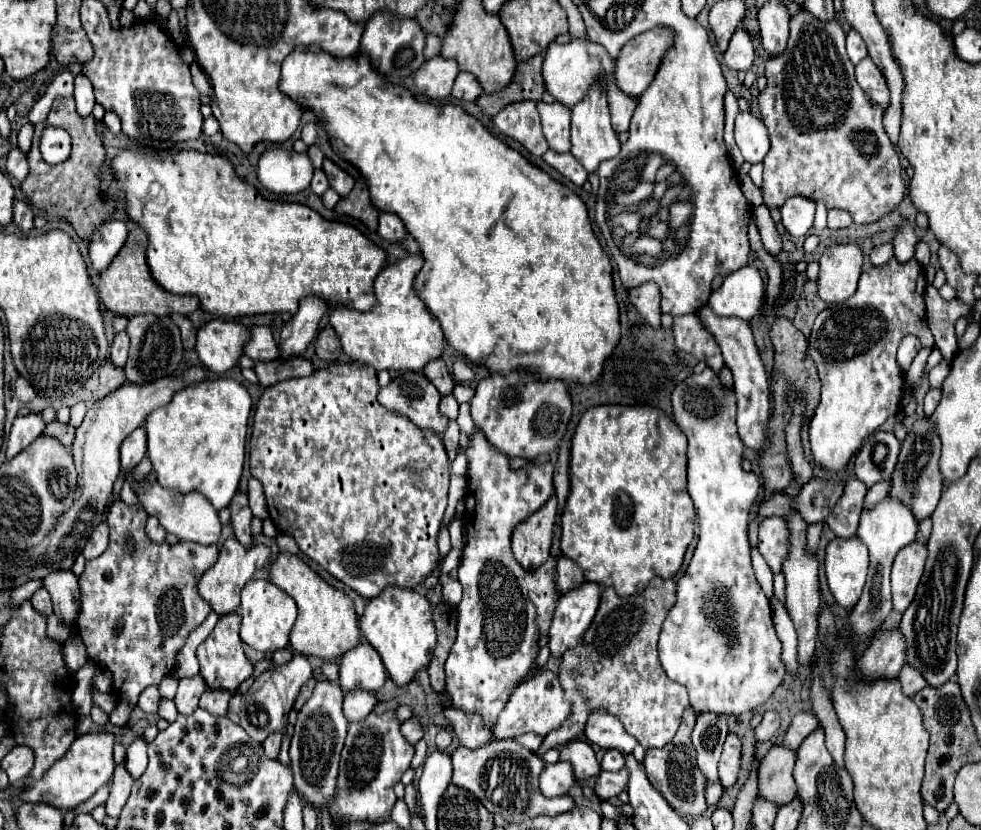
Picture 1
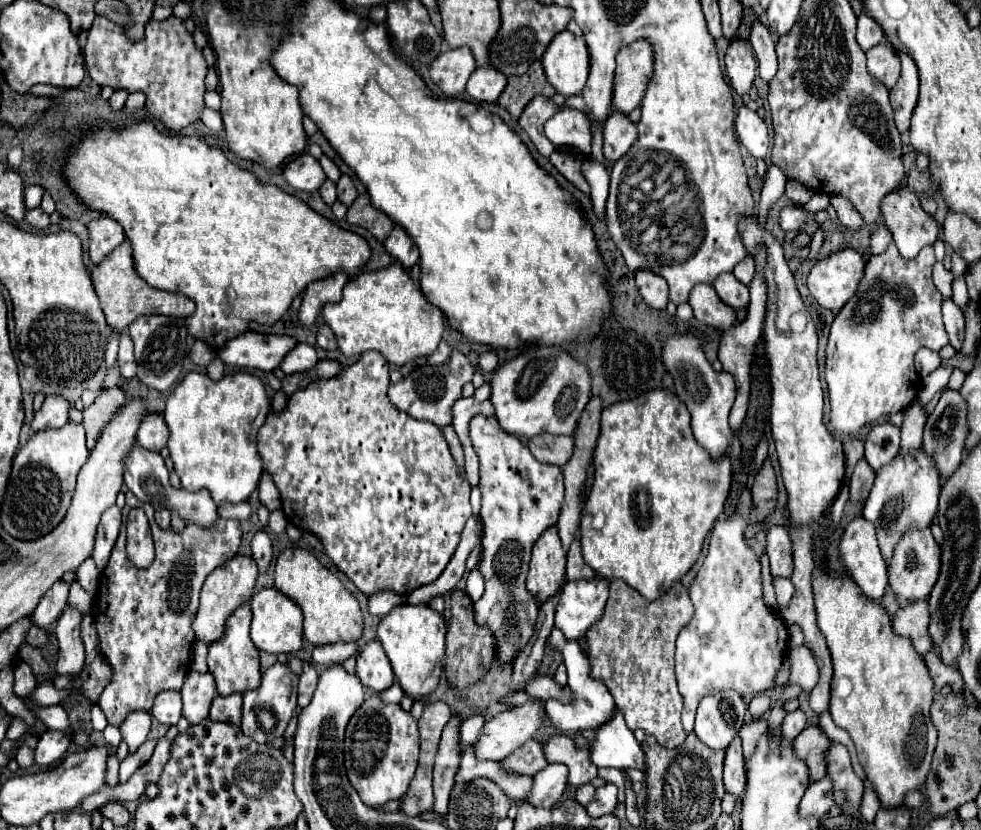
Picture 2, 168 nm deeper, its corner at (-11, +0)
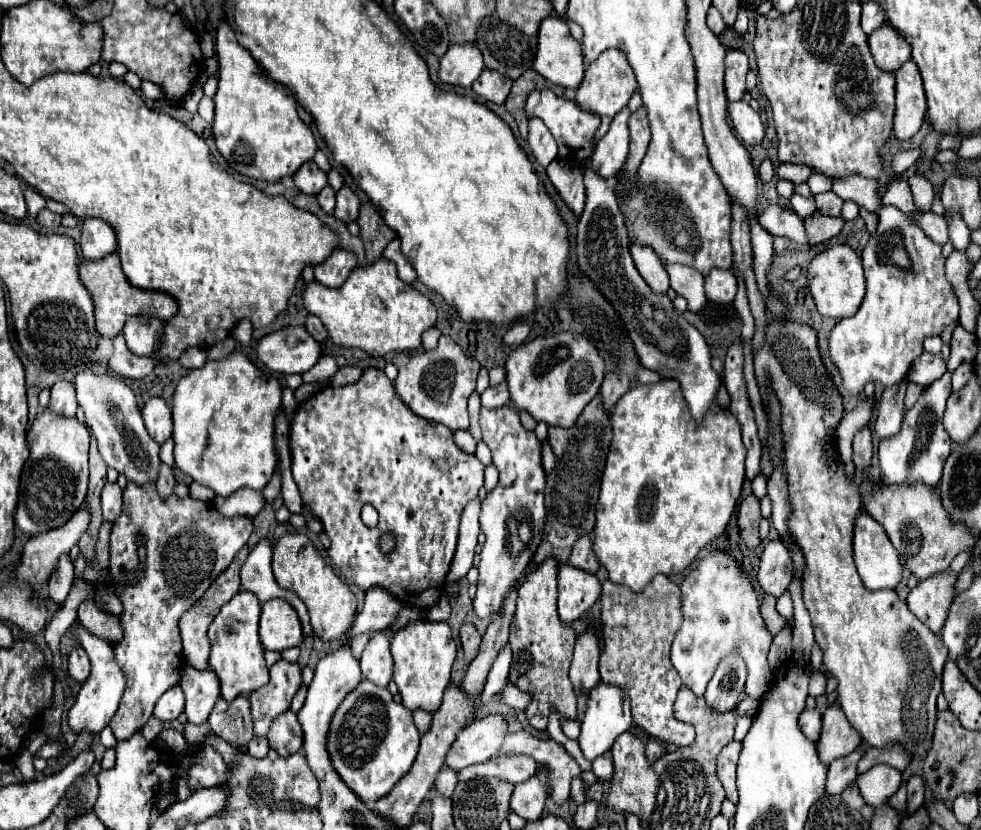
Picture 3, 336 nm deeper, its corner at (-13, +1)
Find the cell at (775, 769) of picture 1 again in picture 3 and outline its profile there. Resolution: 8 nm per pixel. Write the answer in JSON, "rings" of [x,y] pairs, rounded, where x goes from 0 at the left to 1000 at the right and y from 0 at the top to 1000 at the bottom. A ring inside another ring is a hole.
{"rings":[[[848,847],[840,859],[840,878],[834,890],[836,917],[846,922],[850,914],[871,905],[877,895],[877,883],[864,873],[864,866],[860,857],[856,857],[854,847]]]}

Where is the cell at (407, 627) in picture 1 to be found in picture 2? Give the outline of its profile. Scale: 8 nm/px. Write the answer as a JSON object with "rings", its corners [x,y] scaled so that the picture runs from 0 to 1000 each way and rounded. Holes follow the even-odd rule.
{"rings":[[[406,728],[387,747],[385,771],[396,788],[410,831],[418,841],[434,839],[444,831],[455,783],[455,749],[449,737],[440,735],[436,728]]]}

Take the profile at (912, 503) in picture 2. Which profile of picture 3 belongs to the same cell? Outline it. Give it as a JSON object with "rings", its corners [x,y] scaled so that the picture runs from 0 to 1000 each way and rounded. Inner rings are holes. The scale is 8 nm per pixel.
{"rings":[[[964,447],[956,459],[940,471],[930,493],[922,498],[922,510],[909,529],[897,531],[897,565],[901,582],[922,582],[922,580],[940,580],[948,587],[954,587],[960,577],[960,563],[964,551],[968,548],[970,529],[966,529],[966,519],[962,519],[960,502],[964,481],[970,473],[968,466],[968,447]]]}

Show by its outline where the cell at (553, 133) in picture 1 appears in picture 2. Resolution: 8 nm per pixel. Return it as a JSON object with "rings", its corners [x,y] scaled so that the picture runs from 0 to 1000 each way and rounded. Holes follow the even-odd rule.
{"rings":[[[575,130],[569,137],[565,137],[557,147],[555,159],[565,176],[583,176],[589,178],[593,186],[601,186],[601,149],[597,147],[595,135],[587,130]]]}

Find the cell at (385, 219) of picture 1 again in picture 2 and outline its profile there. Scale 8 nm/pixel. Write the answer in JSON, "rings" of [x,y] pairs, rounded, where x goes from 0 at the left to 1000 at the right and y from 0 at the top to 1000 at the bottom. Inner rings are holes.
{"rings":[[[402,272],[402,277],[398,280],[398,284],[391,292],[391,299],[412,323],[420,323],[428,311],[428,304],[426,304],[424,294],[418,289],[418,284],[414,282],[414,277],[410,272]]]}

